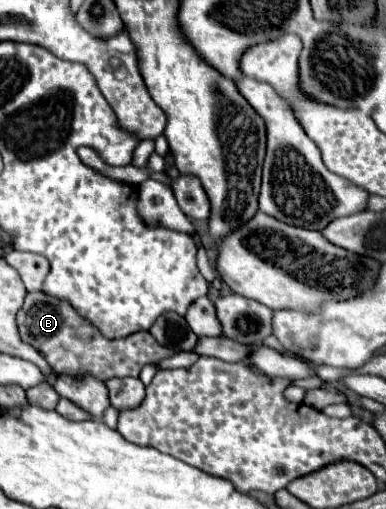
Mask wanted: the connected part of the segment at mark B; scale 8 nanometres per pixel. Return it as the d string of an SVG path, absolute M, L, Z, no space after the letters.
M43 291L27 293L25 303L17 313L17 325L21 339L33 345L57 375L71 375L75 379L83 379L85 375L99 381L107 381L111 377L137 377L141 367L173 355L167 347L159 347L149 331L137 331L113 341L105 339L95 327L91 327L91 323L79 317L67 301L59 301Z

